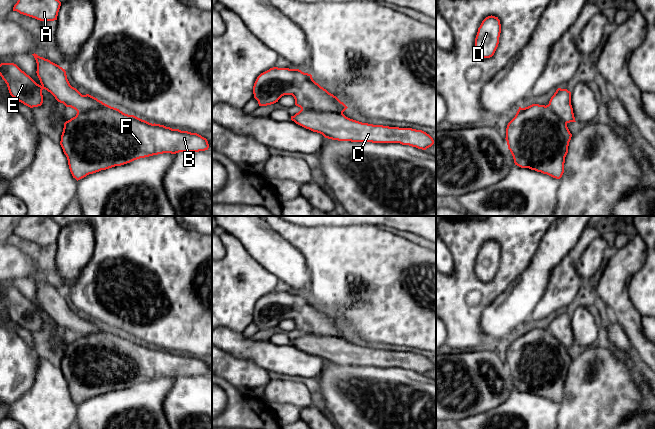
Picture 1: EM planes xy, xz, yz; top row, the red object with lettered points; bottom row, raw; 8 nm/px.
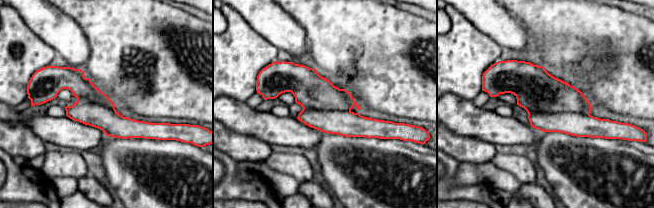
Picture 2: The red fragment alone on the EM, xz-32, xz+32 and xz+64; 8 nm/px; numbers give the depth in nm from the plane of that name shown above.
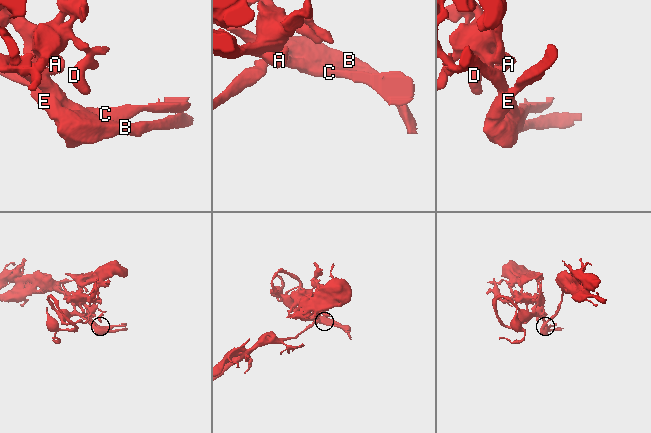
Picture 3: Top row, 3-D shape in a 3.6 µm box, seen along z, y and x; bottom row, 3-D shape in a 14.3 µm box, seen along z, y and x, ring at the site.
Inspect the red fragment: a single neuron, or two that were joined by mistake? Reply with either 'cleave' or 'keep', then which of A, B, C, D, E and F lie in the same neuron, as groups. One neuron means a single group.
keep | A B C D E F

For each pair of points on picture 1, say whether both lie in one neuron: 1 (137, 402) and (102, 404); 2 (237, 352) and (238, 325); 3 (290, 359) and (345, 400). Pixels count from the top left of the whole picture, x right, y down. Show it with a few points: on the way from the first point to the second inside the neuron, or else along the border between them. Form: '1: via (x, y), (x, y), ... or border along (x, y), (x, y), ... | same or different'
1: via (128, 404), (111, 404) | same
2: border along (222, 326), (241, 332) | different
3: border along (325, 362), (322, 370), (316, 376) | different

